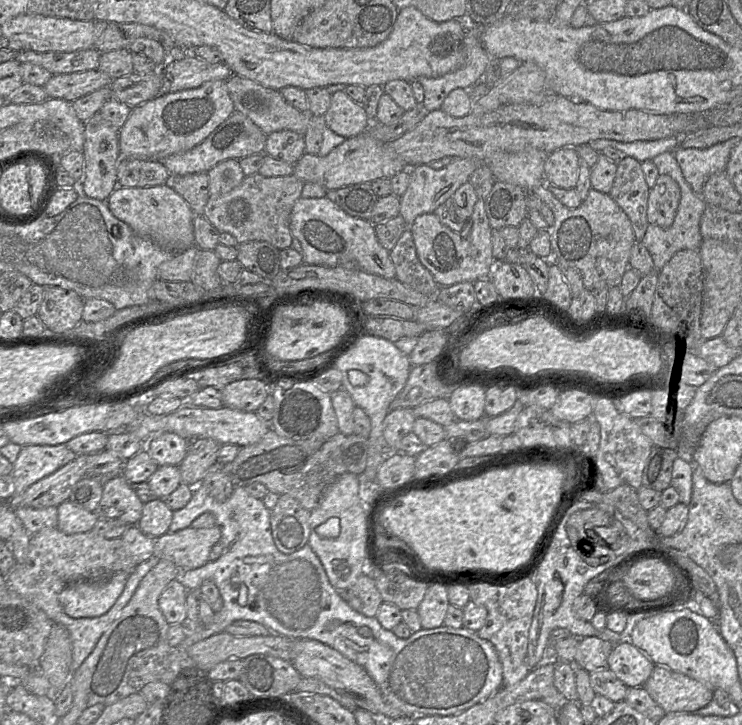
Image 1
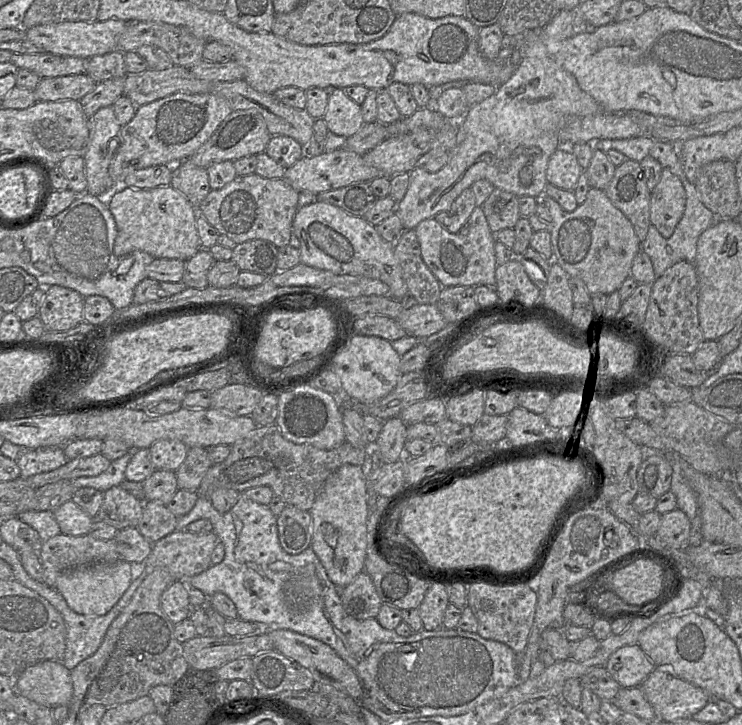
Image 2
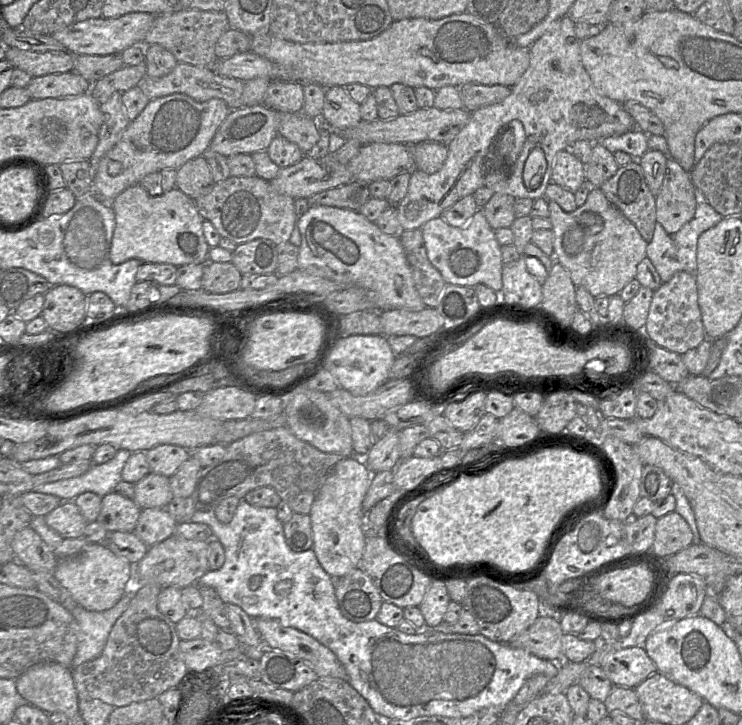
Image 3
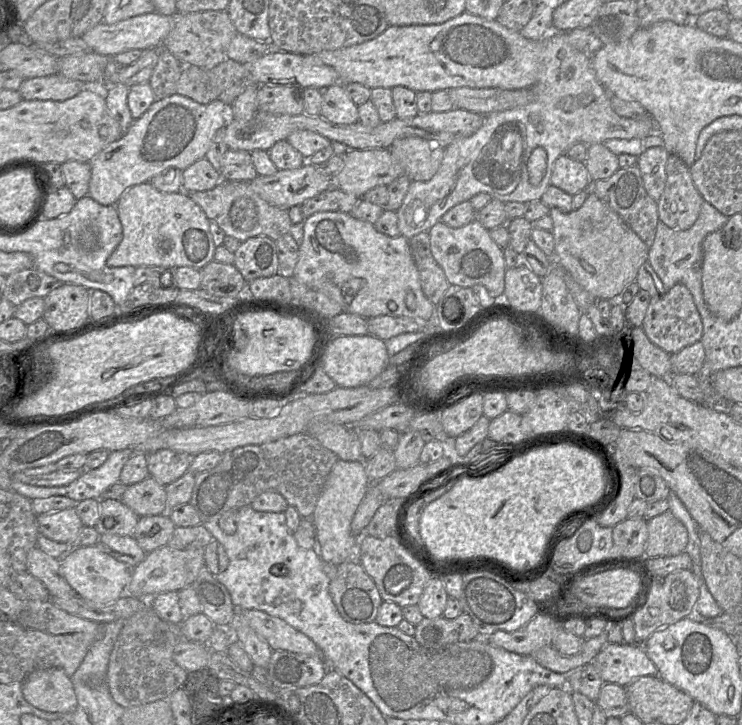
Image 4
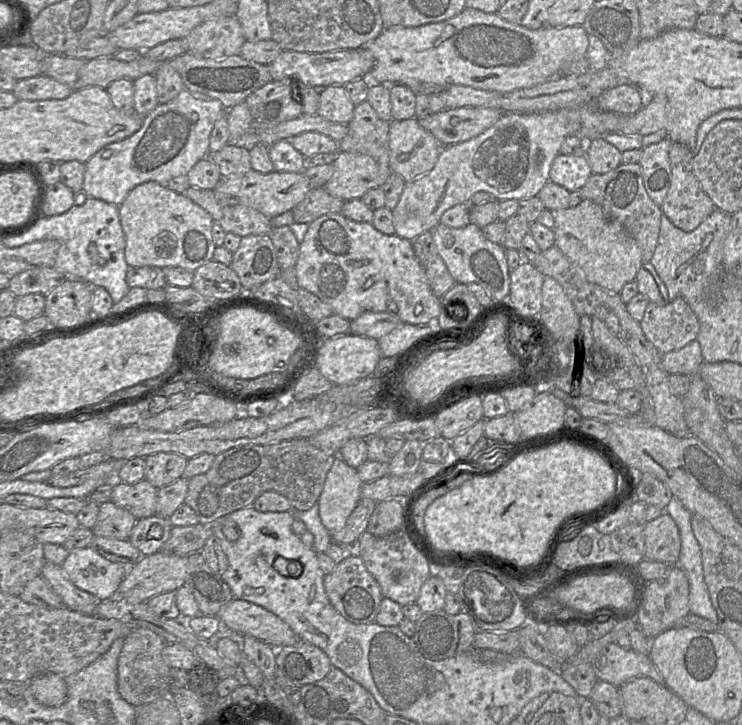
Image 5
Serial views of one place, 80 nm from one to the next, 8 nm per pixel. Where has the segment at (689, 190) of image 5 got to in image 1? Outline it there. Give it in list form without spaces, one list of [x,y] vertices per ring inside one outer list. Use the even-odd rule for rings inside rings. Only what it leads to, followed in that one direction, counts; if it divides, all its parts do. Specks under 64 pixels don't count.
[[[659,175],[649,191],[647,205],[649,224],[662,228],[670,227],[674,221],[680,198],[681,191],[677,182],[669,175]]]

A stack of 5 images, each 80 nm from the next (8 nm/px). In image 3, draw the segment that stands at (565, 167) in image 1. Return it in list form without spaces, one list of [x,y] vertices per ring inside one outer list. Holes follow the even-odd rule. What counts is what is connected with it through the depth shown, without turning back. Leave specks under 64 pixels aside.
[[[569,150],[559,151],[553,160],[551,182],[575,193],[585,181],[585,165]]]

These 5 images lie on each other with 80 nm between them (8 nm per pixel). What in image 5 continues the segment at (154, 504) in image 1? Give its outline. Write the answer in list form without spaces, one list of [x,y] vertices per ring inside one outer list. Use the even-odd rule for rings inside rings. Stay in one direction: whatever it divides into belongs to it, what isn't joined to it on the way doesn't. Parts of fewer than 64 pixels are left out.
[[[153,515],[138,519],[129,537],[131,544],[142,556],[161,551],[170,536],[172,525],[169,518]]]

